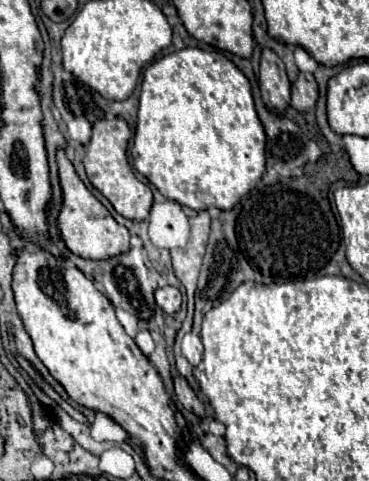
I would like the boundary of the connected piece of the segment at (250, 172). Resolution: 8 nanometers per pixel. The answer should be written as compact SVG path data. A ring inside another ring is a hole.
M186 47L182 51L174 51L170 55L164 55L156 61L152 61L146 71L143 72L141 81L141 93L138 105L138 125L134 130L134 145L132 145L132 157L134 157L134 167L138 169L138 173L142 173L152 185L156 185L156 189L172 201L178 201L180 205L186 205L190 209L208 209L212 205L216 205L218 209L232 209L238 199L242 195L246 195L264 175L264 145L266 145L266 135L264 135L264 127L256 115L254 109L254 101L252 101L252 91L250 91L250 81L246 79L246 75L220 51L204 51L198 47Z

